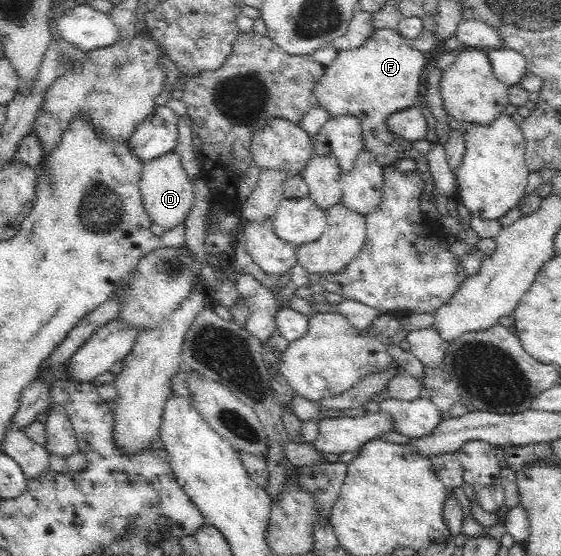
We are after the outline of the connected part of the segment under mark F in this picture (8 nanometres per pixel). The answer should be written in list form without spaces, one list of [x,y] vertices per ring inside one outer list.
[[[376,29],[361,47],[338,52],[335,61],[315,83],[313,100],[330,117],[354,115],[362,126],[363,150],[372,153],[383,167],[401,159],[416,159],[418,155],[412,143],[391,133],[385,121],[394,113],[417,106],[423,92],[427,62],[428,54],[411,46],[397,29]]]

